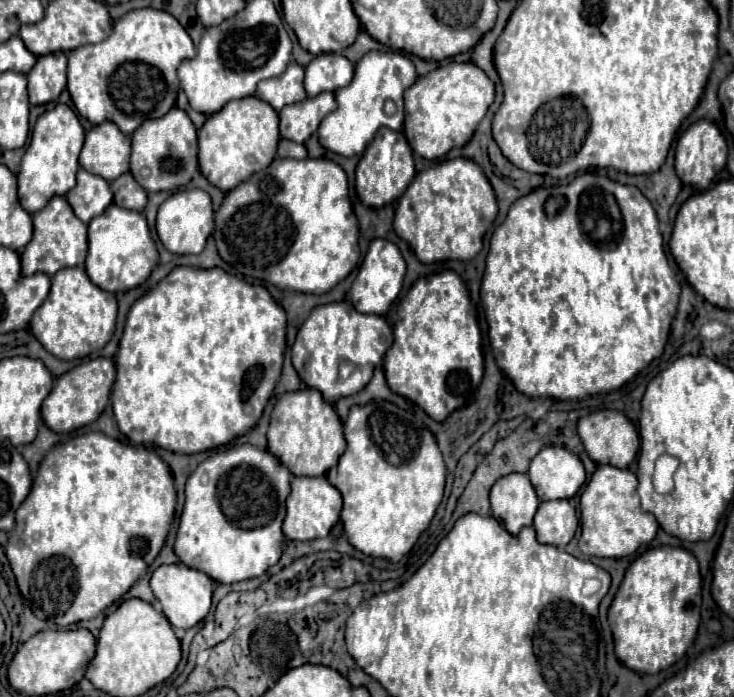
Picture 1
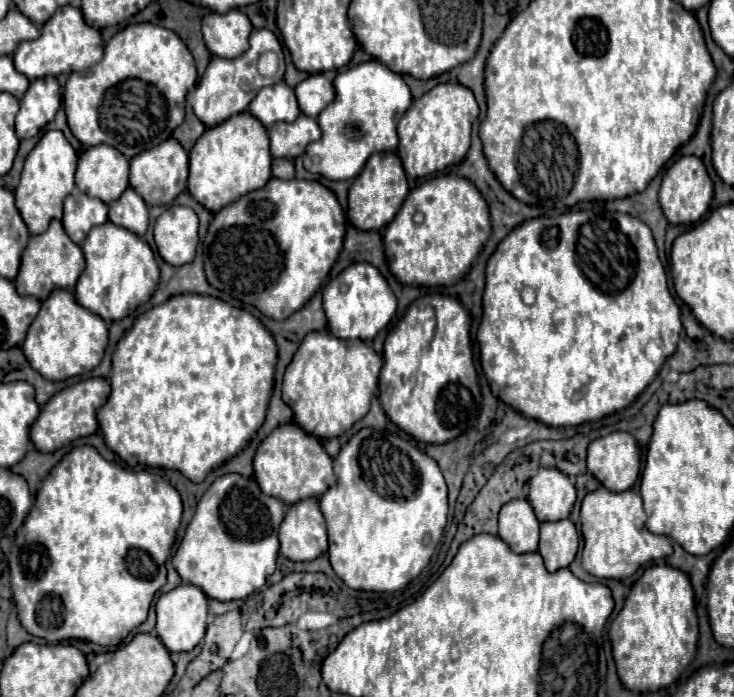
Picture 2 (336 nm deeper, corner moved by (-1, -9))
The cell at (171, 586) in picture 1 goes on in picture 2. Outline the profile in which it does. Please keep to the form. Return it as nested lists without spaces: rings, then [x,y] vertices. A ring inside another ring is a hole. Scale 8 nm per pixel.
[[[180,584],[178,588],[162,594],[156,602],[156,616],[158,616],[156,632],[162,644],[168,648],[168,652],[180,654],[180,652],[194,650],[198,642],[204,638],[206,614],[208,614],[208,598],[198,586]]]

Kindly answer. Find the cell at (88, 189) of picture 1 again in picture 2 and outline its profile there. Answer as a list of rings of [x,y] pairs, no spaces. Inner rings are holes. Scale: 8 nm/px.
[[[72,192],[64,200],[62,224],[70,240],[74,240],[76,244],[84,242],[90,228],[104,224],[106,220],[108,220],[108,206],[98,198],[90,198],[82,192]]]

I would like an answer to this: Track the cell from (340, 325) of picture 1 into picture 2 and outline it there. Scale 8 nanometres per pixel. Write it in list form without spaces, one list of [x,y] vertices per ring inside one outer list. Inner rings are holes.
[[[330,332],[308,334],[284,372],[282,400],[292,408],[294,422],[310,436],[340,438],[350,426],[366,416],[378,388],[382,356],[362,340],[340,340]]]

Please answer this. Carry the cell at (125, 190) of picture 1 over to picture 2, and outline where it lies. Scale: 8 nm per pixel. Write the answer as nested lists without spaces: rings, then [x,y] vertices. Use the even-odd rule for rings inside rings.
[[[126,188],[126,192],[110,204],[108,220],[138,236],[144,236],[148,228],[148,206],[132,188]]]

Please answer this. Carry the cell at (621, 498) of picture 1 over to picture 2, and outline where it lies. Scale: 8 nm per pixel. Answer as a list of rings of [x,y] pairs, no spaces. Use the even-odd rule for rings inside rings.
[[[604,486],[586,494],[580,510],[584,552],[582,566],[588,574],[596,578],[622,580],[632,576],[640,566],[660,560],[672,554],[672,540],[668,536],[652,534],[646,528],[646,514],[642,508],[642,498],[634,490],[610,492]]]

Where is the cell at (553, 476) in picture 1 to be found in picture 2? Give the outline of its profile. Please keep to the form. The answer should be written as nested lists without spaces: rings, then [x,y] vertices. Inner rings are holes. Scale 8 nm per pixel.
[[[540,468],[530,480],[528,502],[540,522],[558,522],[568,518],[576,502],[576,488],[560,470]]]

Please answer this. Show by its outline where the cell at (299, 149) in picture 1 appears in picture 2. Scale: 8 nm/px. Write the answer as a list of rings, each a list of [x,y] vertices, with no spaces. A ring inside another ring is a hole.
[[[272,160],[272,176],[280,180],[294,178],[294,164],[290,160]]]

